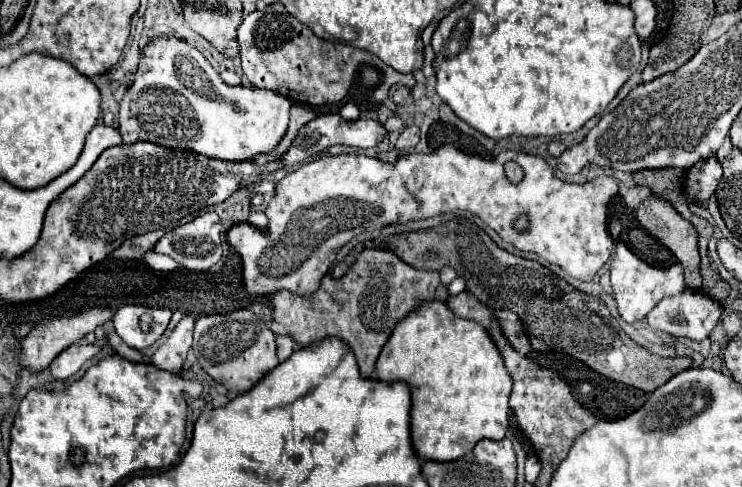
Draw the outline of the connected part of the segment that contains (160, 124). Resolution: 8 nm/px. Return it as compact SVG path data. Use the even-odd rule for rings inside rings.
M153 37L141 49L135 81L119 105L123 143L151 141L225 161L245 161L257 153L269 153L285 135L291 107L289 99L279 93L227 85L201 51L177 37Z

